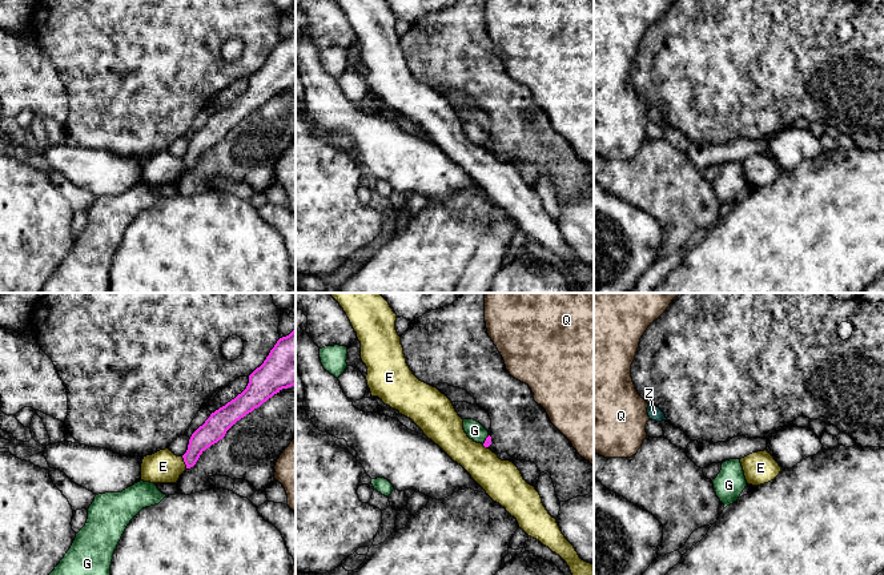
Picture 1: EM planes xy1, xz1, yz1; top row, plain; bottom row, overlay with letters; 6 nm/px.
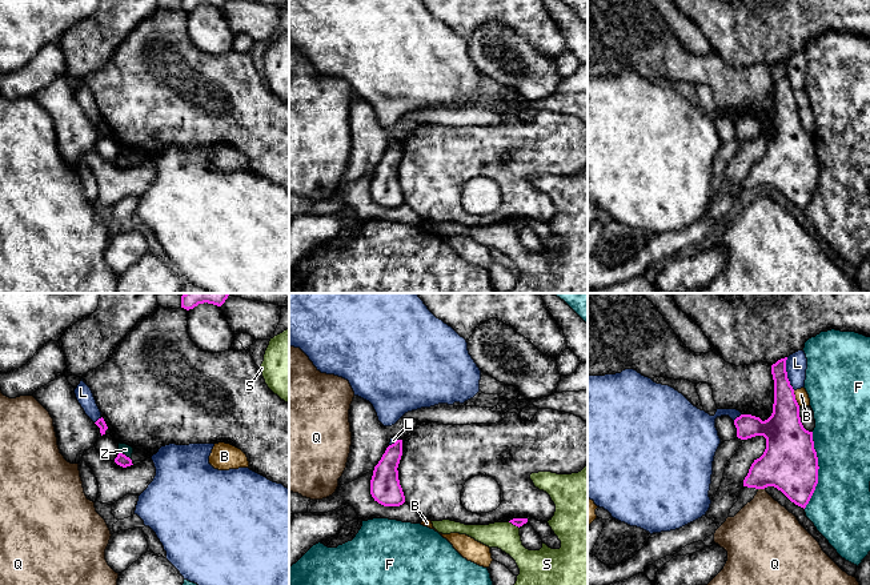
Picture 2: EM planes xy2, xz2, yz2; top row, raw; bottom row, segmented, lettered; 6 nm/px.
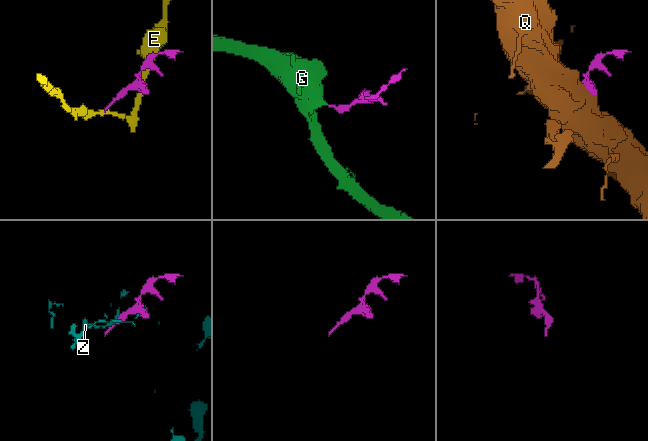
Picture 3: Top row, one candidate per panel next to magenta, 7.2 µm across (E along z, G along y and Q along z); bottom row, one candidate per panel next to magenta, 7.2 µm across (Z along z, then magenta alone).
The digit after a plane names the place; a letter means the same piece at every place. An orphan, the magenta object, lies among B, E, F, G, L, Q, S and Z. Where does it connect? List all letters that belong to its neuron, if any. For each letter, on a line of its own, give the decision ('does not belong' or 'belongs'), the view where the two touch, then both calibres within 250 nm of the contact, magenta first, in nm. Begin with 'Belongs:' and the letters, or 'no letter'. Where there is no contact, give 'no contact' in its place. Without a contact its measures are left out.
Belongs: G
B: does not belong; meets magenta in yz2; 260 nm thick on the magenta side, 80 nm on the other
E: does not belong; meets magenta in xy1; 140 nm thick on the magenta side, 190 nm on the other
F: does not belong; meets magenta in yz2; 340 nm thick on the magenta side, 360 nm on the other
G: belongs; meets magenta in xz1; 50 nm thick on the magenta side, 110 nm on the other
L: does not belong; meets magenta in yz2; 160 nm thick on the magenta side, 130 nm on the other
Q: does not belong; meets magenta in yz2; 340 nm thick on the magenta side, 360 nm on the other
S: does not belong; meets magenta in xz2; 50 nm thick on the magenta side, 170 nm on the other
Z: does not belong; meets magenta in xy2; 70 nm thick on the magenta side, 70 nm on the other

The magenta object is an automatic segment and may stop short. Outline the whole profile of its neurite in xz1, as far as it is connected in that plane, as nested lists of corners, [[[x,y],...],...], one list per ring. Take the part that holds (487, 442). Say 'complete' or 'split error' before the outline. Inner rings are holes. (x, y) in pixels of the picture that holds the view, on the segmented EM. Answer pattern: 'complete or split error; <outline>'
split error; [[[463,419],[463,430],[474,442],[482,443],[485,447],[491,445],[489,431],[479,422],[474,419]]]

